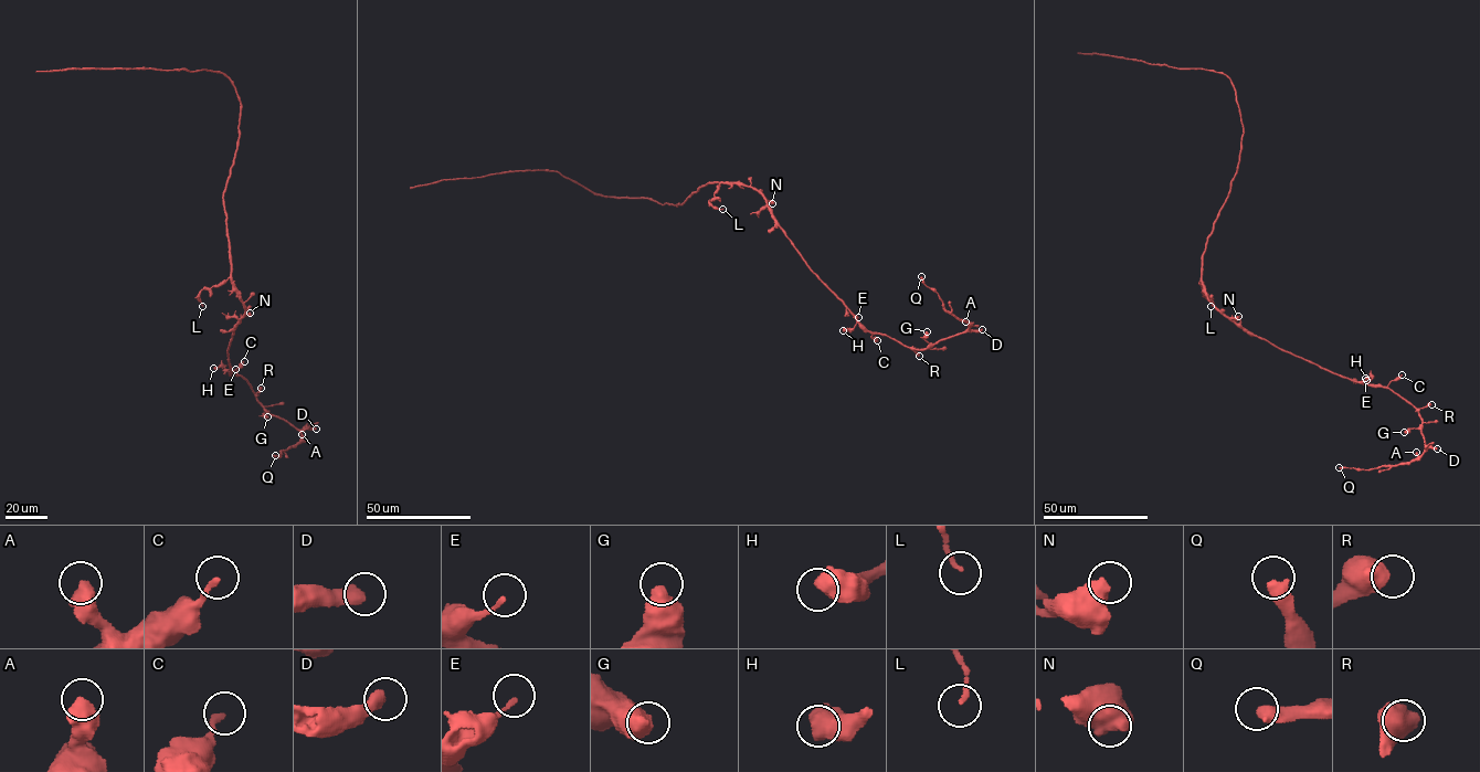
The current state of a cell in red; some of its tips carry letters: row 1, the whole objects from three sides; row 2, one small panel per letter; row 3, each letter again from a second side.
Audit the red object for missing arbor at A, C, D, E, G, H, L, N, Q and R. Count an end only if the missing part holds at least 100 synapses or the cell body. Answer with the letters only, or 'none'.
none

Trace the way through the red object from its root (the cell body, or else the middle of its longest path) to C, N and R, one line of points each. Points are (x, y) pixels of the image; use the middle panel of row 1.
C: (711, 182), (743, 183), (762, 196), (772, 218), (811, 271), (877, 340)
N: (711, 182), (750, 186), (772, 203)
R: (711, 182), (743, 183), (760, 193), (772, 218), (811, 271), (855, 318), (868, 330), (889, 336), (919, 356)

